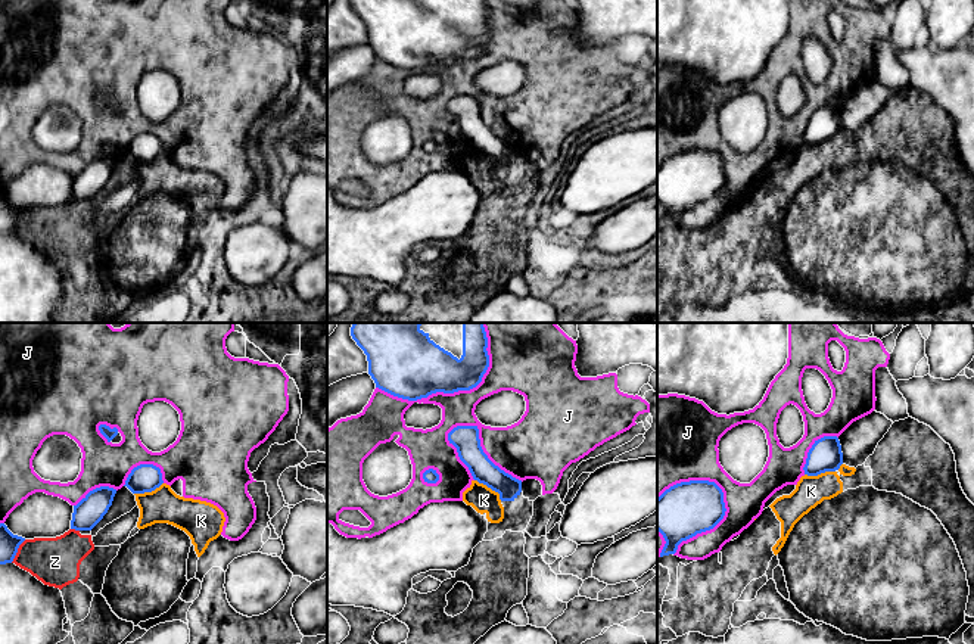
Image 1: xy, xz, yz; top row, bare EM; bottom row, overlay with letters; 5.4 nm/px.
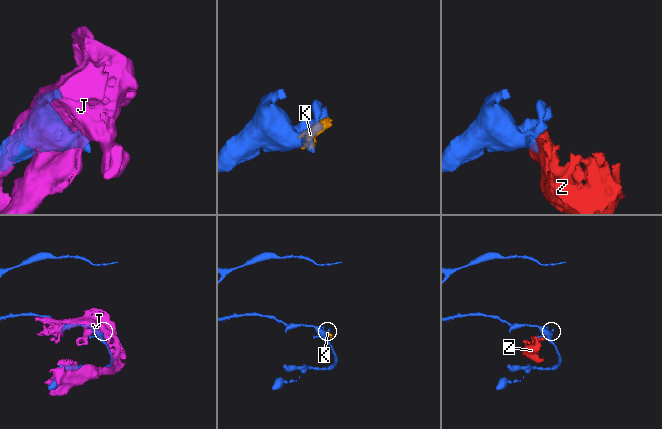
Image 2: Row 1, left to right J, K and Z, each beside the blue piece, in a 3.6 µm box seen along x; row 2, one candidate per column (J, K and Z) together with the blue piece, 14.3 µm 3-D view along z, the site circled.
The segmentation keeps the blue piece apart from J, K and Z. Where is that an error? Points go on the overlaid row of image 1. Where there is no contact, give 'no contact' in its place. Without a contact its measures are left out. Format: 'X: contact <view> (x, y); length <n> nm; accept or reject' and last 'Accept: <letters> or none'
J: contact xz (457, 391); length 700 nm; reject
K: contact xz (489, 487); length 190 nm; reject
Z: contact xy (75, 529); length 50 nm; reject
Accept: none

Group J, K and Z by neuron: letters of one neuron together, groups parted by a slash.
J / K Z

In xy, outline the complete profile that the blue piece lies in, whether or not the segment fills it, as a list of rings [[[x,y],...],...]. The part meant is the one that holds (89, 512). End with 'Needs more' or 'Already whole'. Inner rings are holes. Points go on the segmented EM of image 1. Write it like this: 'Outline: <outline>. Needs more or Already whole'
Outline: [[[100,486],[90,491],[77,505],[74,505],[71,529],[91,531],[108,513],[116,489]]]. Already whole

